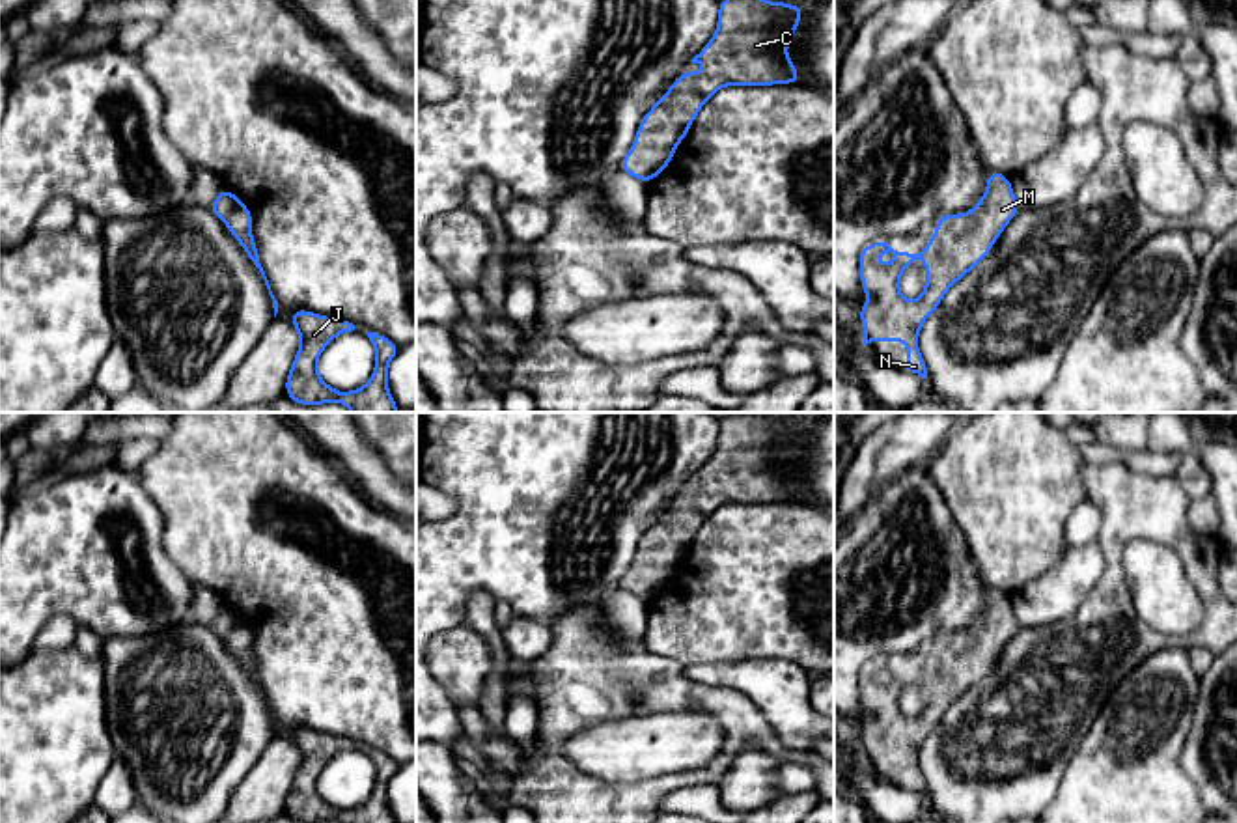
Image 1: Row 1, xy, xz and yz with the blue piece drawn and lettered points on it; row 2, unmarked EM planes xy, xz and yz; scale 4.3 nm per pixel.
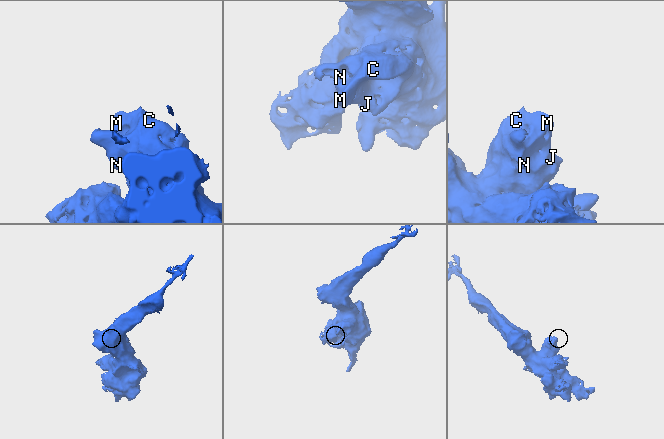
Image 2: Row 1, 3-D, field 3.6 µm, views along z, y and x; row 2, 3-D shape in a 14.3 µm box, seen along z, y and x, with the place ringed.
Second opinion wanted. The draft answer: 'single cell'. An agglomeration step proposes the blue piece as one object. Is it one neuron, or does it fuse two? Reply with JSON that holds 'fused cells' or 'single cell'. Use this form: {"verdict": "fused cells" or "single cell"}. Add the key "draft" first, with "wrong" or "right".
{"draft": "right", "verdict": "single cell"}

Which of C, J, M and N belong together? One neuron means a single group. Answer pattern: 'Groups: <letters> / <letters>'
Groups: C J M N

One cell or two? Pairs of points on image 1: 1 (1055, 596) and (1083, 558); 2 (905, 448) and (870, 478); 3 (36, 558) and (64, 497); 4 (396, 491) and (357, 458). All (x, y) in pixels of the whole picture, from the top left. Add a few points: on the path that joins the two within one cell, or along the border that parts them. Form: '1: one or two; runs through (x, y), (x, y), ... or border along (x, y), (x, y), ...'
1: one; runs through (1064, 586), (1081, 568)
2: one; runs through (896, 452), (879, 469)
3: one; runs through (51, 544), (64, 530), (64, 512)
4: one; runs through (387, 488), (366, 467)

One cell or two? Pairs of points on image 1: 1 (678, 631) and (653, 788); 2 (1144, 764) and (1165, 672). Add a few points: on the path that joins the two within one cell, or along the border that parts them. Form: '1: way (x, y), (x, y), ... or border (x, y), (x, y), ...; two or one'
1: border (642, 642), (648, 650), (676, 659), (683, 667); two
2: way (1144, 741), (1144, 723), (1159, 695); one

